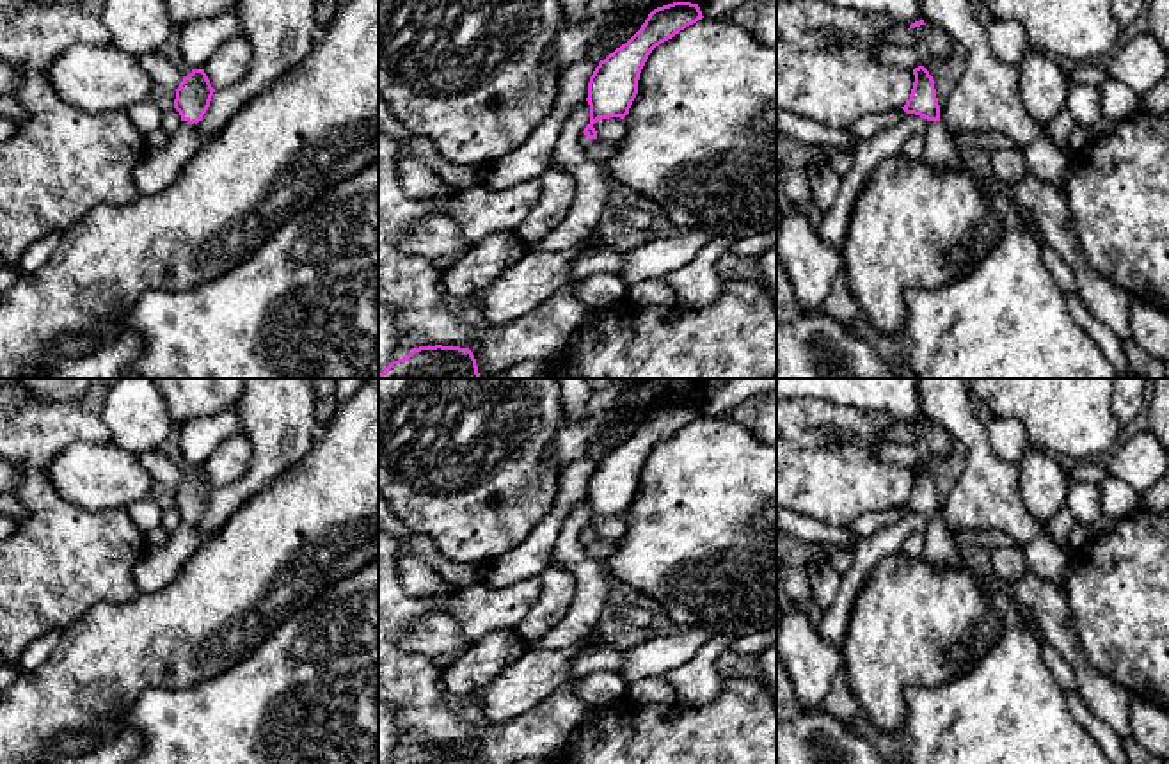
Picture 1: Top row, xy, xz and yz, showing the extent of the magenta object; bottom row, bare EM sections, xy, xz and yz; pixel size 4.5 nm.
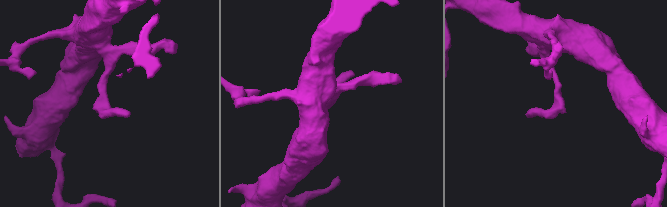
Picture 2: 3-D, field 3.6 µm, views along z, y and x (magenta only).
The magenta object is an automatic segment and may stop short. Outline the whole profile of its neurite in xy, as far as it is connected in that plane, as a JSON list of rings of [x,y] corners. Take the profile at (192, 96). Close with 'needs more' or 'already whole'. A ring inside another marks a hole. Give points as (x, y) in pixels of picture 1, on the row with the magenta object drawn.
[[[192,69],[176,89],[174,108],[181,126],[163,147],[147,147],[133,169],[133,183],[140,195],[151,195],[171,187],[190,156],[203,146],[197,123],[206,114],[215,89],[204,69]]]; needs more

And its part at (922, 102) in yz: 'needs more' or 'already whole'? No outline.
needs more

